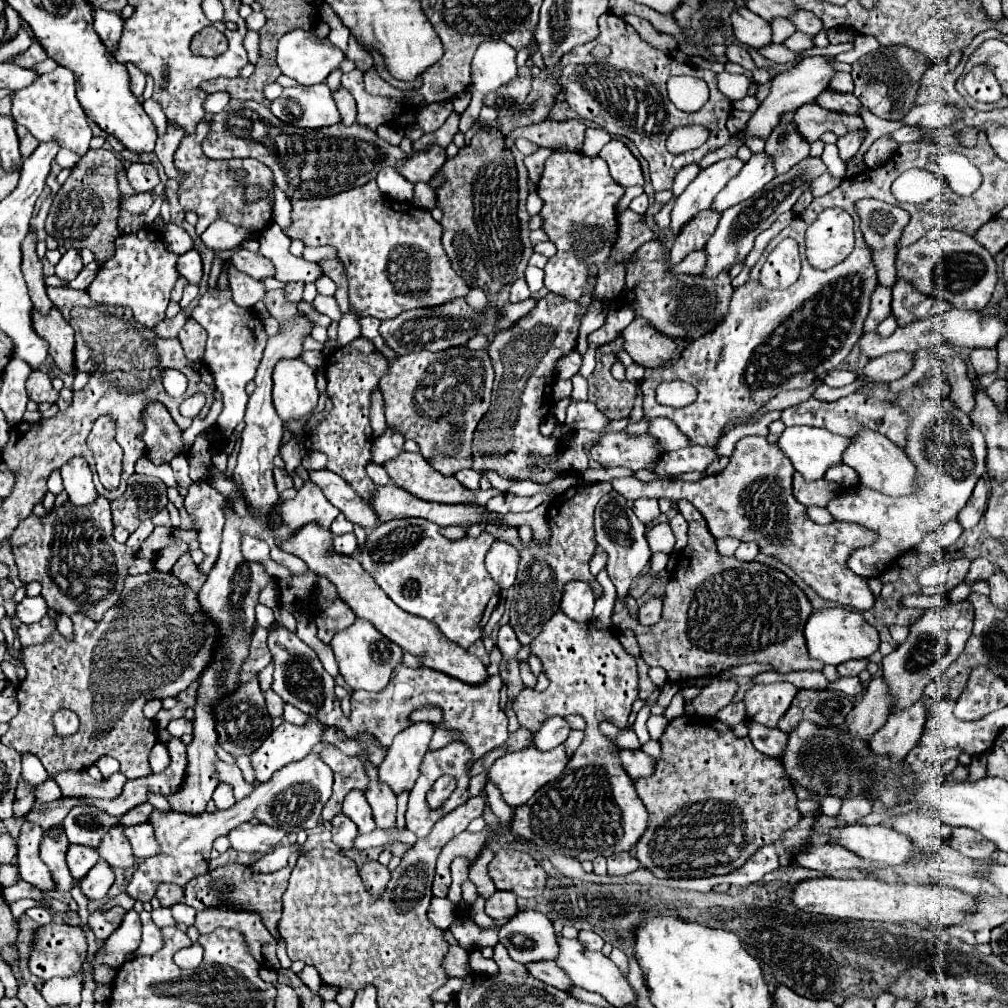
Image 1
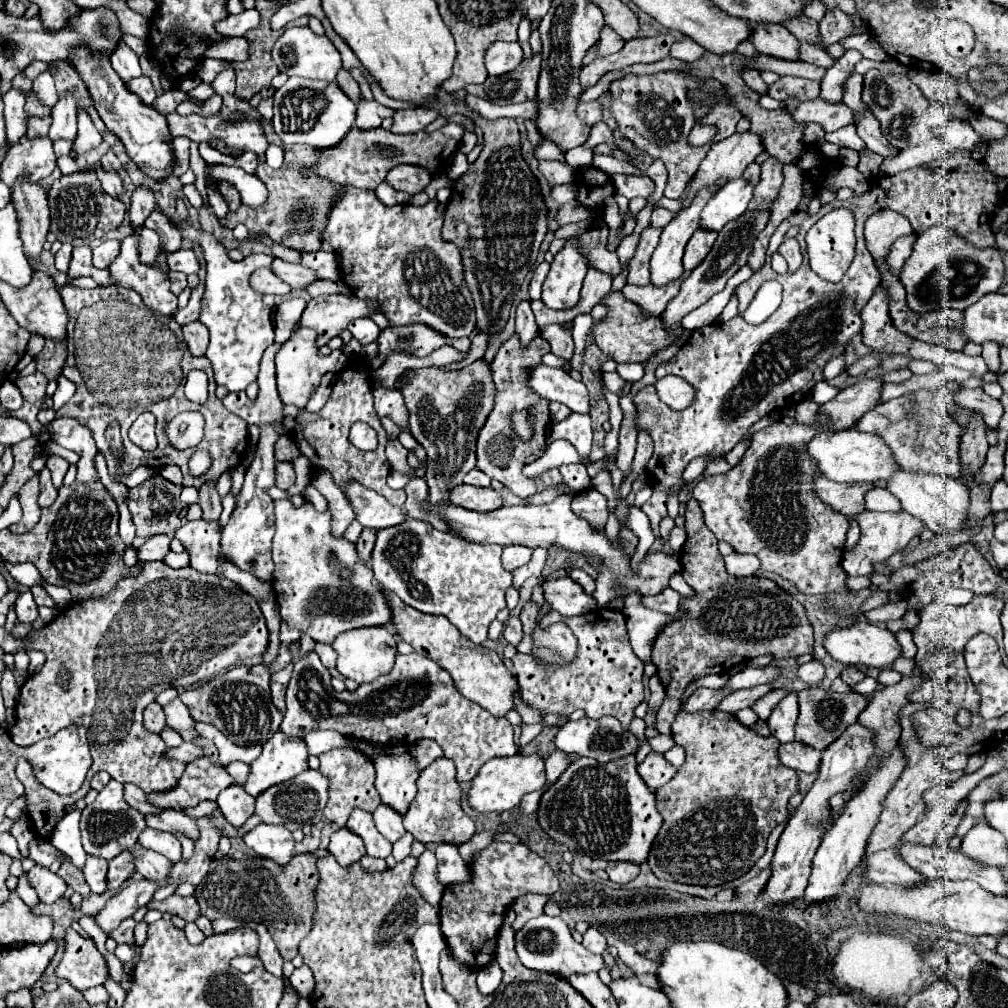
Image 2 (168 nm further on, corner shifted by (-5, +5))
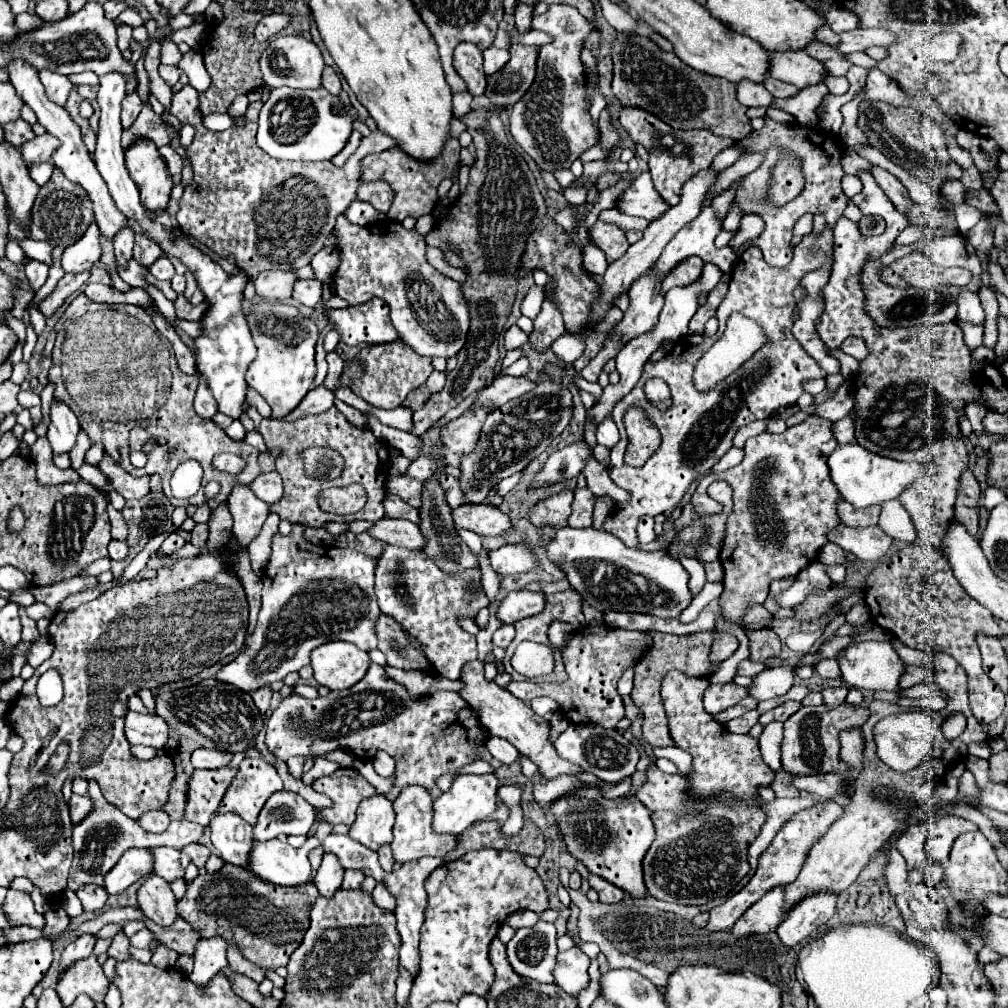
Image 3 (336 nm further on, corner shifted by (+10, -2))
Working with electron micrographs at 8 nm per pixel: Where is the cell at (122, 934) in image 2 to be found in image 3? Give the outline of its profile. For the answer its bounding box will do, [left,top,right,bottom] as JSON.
[108,931,130,961]

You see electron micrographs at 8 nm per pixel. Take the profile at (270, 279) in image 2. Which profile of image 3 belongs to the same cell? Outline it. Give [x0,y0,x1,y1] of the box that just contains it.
[254,271,298,303]

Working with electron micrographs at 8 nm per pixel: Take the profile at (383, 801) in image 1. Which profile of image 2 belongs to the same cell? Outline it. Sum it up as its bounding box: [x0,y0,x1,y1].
[373,804,405,842]

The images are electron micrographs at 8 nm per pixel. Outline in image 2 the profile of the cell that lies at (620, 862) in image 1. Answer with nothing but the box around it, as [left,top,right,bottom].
[605,862,641,884]

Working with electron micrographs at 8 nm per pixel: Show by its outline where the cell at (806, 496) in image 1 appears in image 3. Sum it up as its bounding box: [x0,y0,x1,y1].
[838,501,880,527]

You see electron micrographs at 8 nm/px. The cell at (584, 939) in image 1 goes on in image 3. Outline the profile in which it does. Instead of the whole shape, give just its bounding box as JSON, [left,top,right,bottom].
[552,947,590,997]

